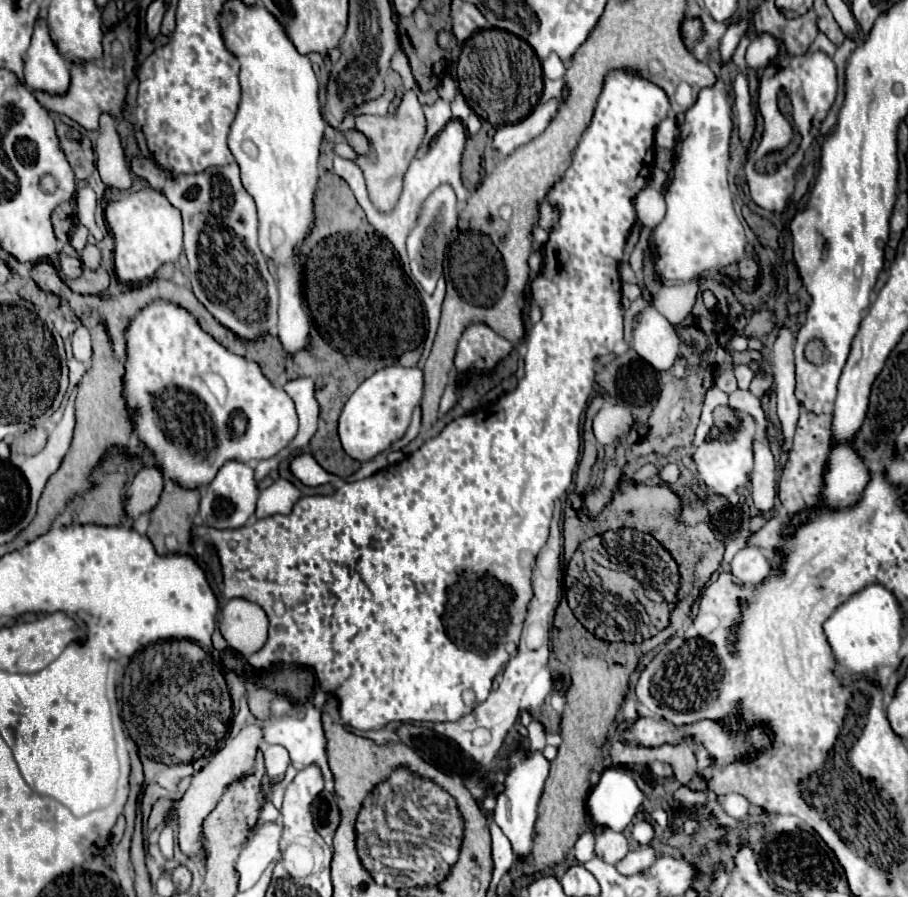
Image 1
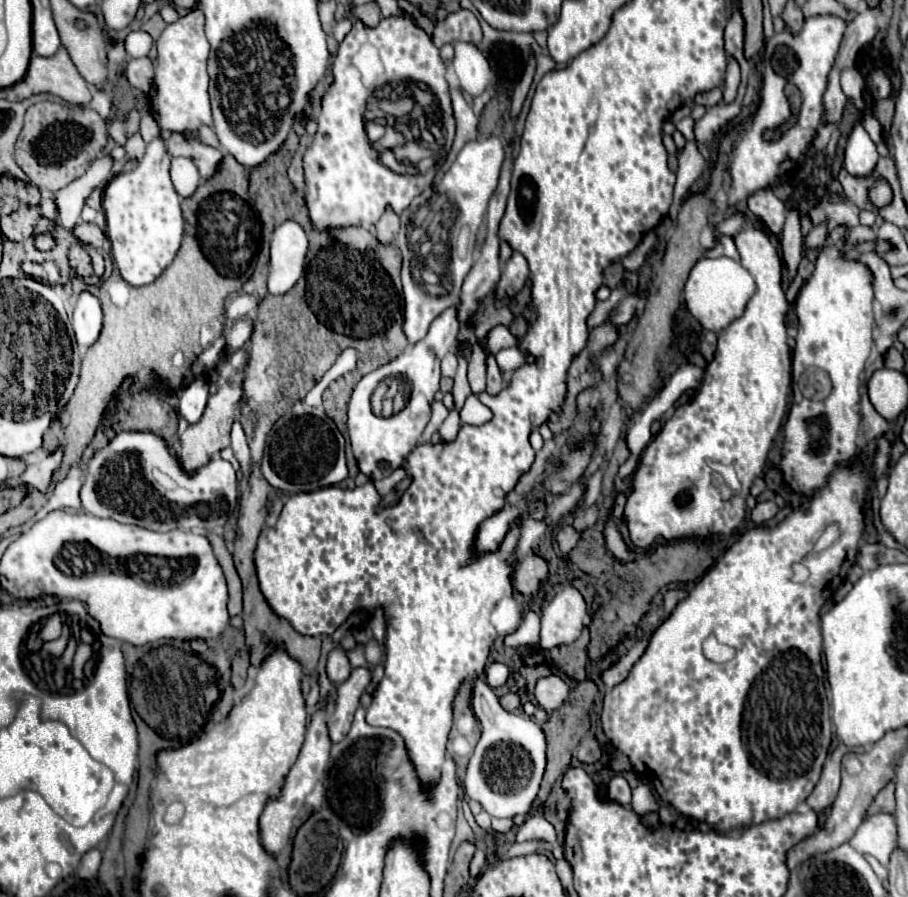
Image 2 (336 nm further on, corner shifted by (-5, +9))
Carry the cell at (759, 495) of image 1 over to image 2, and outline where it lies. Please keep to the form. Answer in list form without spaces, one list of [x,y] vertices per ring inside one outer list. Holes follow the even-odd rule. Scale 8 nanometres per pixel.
[[[764,501],[764,503],[758,503],[752,509],[752,521],[754,523],[764,523],[764,521],[772,519],[776,513],[778,513],[778,505],[774,501]]]

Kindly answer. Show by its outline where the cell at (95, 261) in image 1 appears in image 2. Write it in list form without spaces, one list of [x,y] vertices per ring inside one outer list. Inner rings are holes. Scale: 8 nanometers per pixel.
[[[78,223],[78,225],[74,227],[74,235],[76,235],[82,243],[92,245],[92,247],[102,247],[102,241],[106,239],[104,231],[102,231],[98,225],[94,225],[94,223]]]

